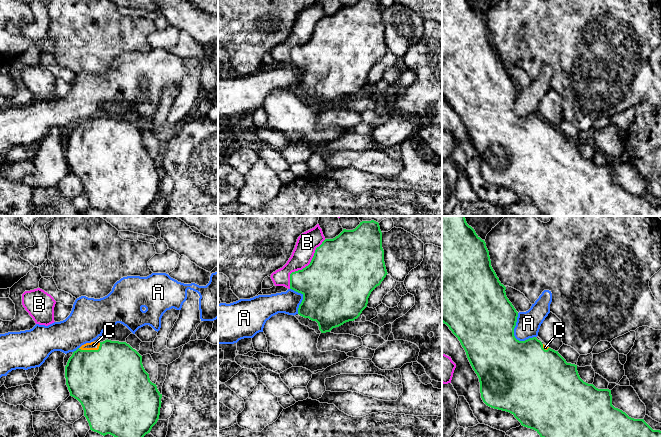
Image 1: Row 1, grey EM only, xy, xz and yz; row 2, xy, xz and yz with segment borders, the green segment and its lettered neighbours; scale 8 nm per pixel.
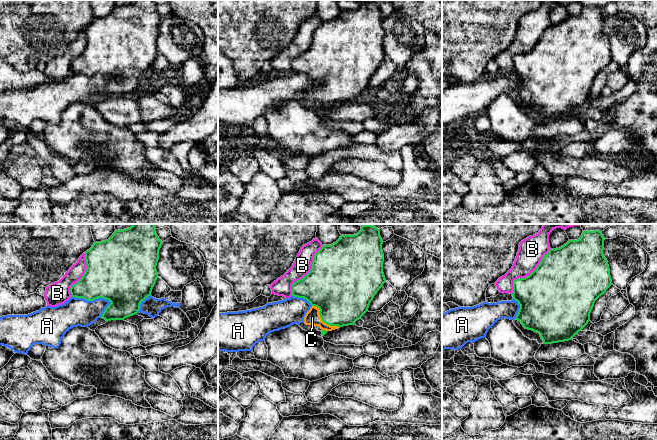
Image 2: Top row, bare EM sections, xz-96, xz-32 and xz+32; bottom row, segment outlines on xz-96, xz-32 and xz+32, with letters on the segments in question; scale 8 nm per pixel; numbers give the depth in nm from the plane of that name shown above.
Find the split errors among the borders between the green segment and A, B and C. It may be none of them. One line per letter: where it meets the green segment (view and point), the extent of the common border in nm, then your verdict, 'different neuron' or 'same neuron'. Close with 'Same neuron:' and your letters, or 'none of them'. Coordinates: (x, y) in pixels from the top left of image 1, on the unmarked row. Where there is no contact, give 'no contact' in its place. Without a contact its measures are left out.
A: yz (513, 111) | 240 nm | different neuron
B: xz (305, 43) | 500 nm | different neuron
C: xy (90, 126) | 190 nm | same neuron
Same neuron: C

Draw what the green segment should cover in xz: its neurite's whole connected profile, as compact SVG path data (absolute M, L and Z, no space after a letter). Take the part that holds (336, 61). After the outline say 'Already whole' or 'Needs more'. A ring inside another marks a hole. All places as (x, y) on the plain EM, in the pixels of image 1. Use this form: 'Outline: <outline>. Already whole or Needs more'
Outline: M359 0L353 6L343 5L333 15L325 15L310 40L290 50L290 65L303 71L298 90L316 97L321 109L326 109L357 95L367 83L371 68L387 50L379 0Z. Already whole

